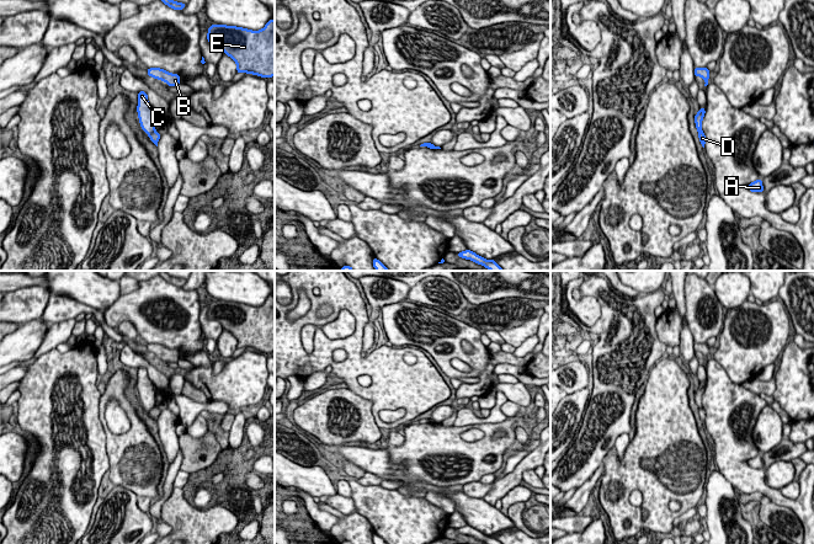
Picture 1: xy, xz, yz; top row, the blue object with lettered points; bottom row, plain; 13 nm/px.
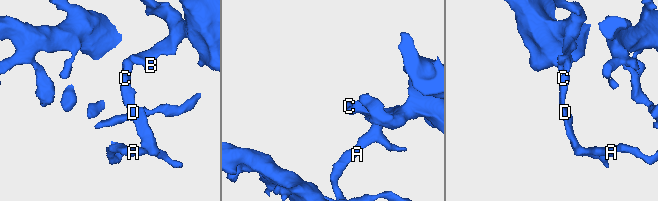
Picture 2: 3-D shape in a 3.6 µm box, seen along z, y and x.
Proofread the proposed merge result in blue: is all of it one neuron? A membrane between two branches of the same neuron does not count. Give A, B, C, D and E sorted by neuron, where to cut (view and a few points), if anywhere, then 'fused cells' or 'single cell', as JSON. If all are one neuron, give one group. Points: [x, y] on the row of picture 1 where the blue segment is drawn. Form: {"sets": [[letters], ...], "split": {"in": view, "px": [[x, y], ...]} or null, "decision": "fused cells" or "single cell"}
{"sets": [["A", "D"], ["B", "C", "E"]], "split": {"in": "xy", "px": [[154, 129], [148, 134]]}, "decision": "fused cells"}

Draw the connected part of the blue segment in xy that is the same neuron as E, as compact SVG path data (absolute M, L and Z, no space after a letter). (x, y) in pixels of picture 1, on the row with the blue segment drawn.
M275 20L260 31L235 26L212 25L207 39L218 44L238 65L236 73L261 78L275 75Z

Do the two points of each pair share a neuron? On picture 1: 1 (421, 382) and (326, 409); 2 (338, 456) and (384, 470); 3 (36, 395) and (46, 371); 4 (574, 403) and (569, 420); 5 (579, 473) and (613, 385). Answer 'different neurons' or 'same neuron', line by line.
1: different neurons
2: same neuron
3: same neuron
4: same neuron
5: same neuron

